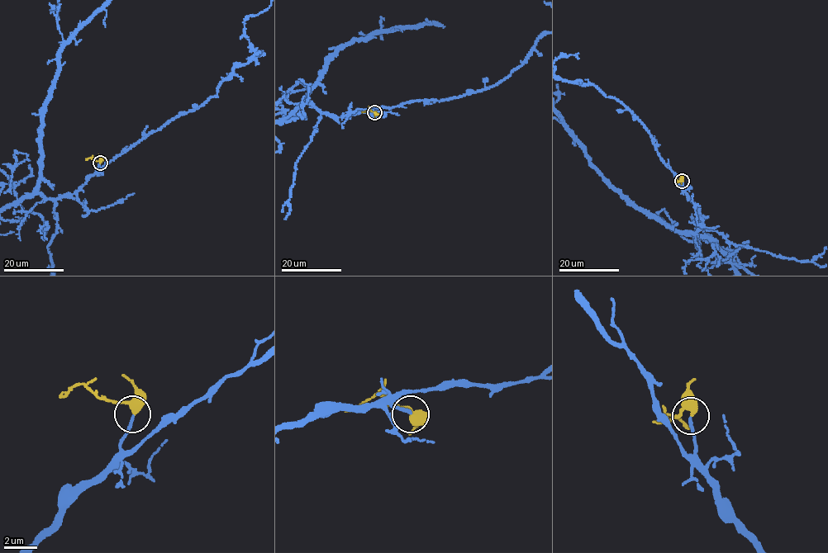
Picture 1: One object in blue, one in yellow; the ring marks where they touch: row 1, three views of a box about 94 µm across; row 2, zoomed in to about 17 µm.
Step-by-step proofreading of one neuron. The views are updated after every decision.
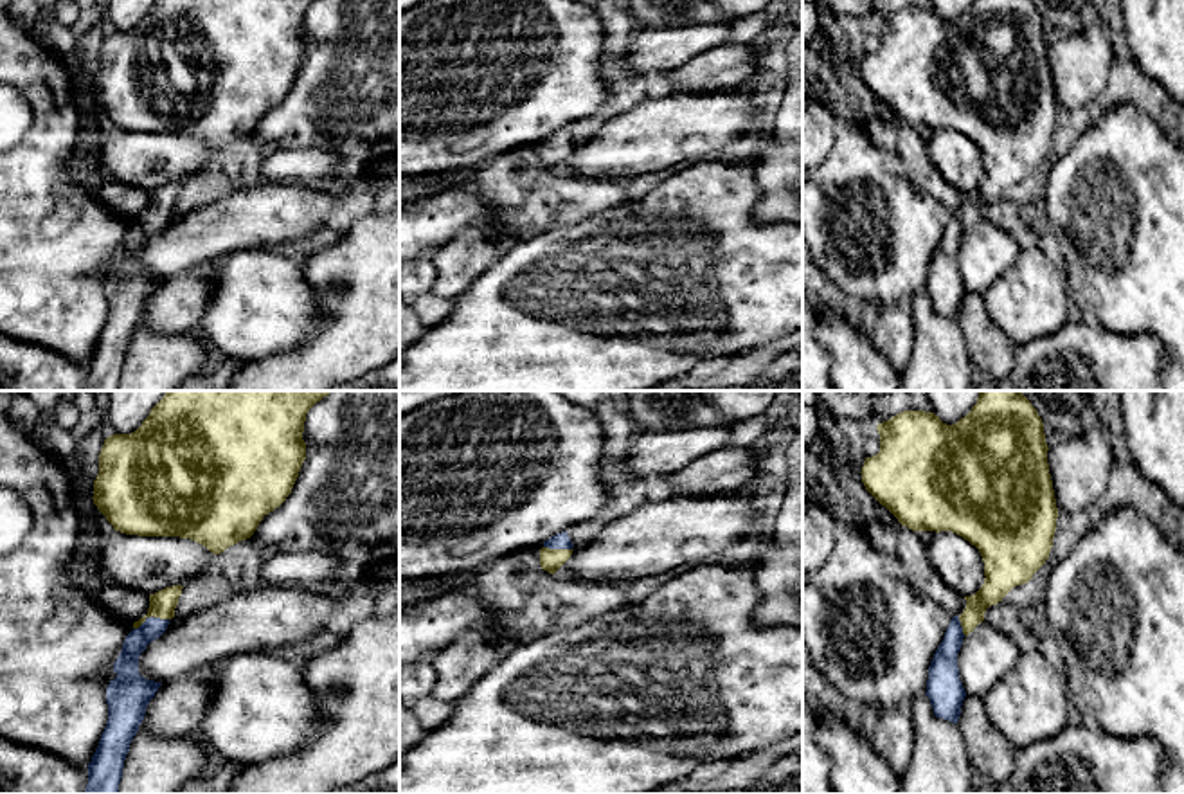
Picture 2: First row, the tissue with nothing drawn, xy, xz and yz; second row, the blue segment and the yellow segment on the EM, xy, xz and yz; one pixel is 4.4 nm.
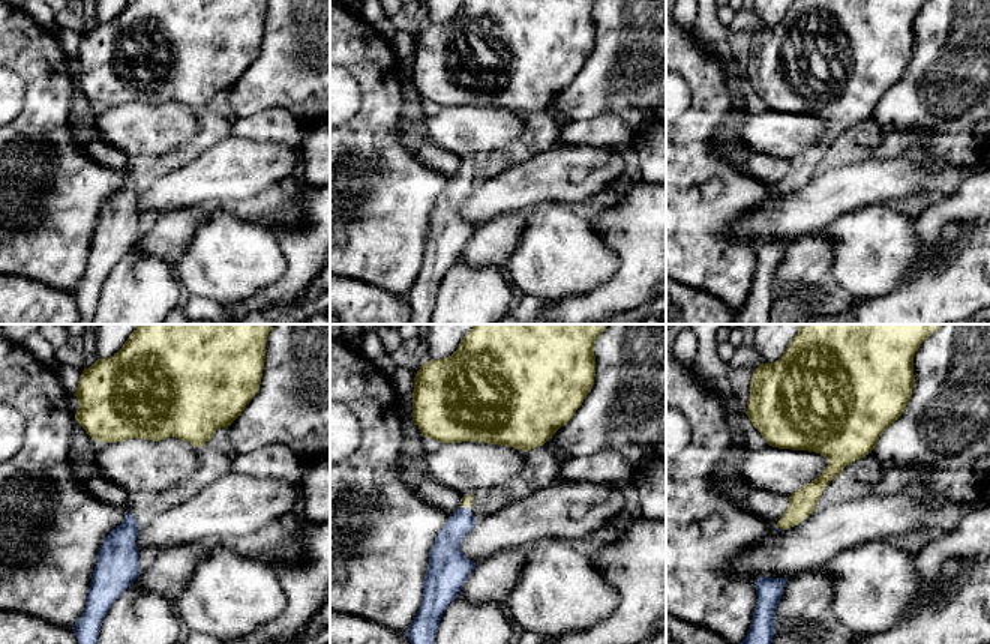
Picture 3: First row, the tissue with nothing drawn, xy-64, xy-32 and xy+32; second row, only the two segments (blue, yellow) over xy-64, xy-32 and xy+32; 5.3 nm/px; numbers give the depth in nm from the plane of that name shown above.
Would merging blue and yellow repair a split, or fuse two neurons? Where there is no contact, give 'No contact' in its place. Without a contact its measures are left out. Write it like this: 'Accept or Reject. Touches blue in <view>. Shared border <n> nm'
Accept. Touches blue in xy. Shared border 170 nm

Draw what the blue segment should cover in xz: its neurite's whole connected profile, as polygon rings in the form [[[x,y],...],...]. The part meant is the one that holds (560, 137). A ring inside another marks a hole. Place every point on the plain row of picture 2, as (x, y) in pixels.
[[[567,128],[558,130],[543,139],[540,146],[540,162],[543,167],[554,171],[572,151],[572,139]]]

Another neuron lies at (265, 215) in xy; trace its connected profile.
[[[257,182],[218,200],[169,216],[166,229],[151,238],[139,254],[139,270],[160,281],[180,275],[198,265],[250,247],[275,248],[308,238],[322,229],[322,218],[344,198],[286,182]]]

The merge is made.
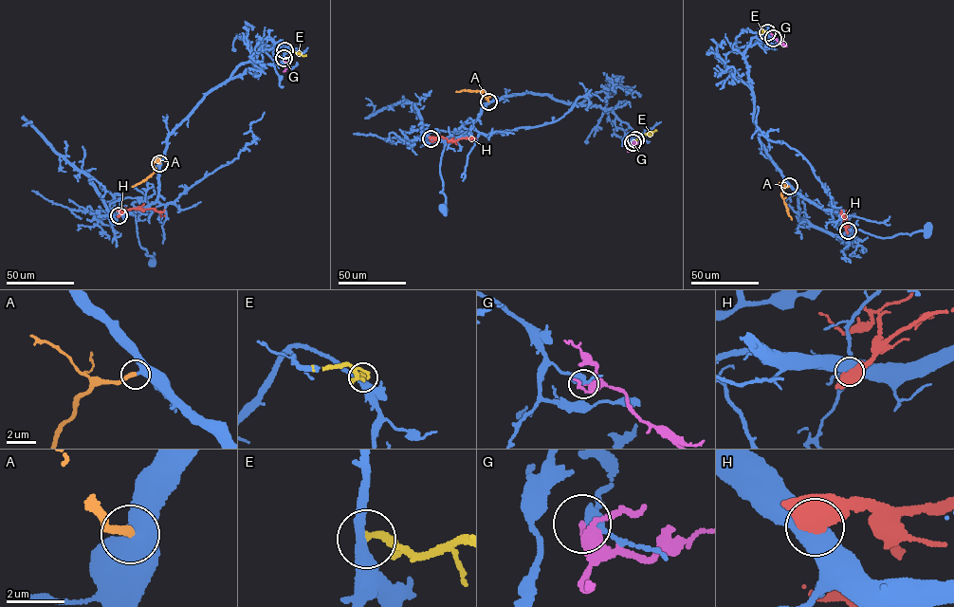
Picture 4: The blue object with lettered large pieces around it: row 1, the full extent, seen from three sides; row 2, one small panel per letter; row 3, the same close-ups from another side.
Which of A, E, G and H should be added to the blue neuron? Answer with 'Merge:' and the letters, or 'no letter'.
Merge: A

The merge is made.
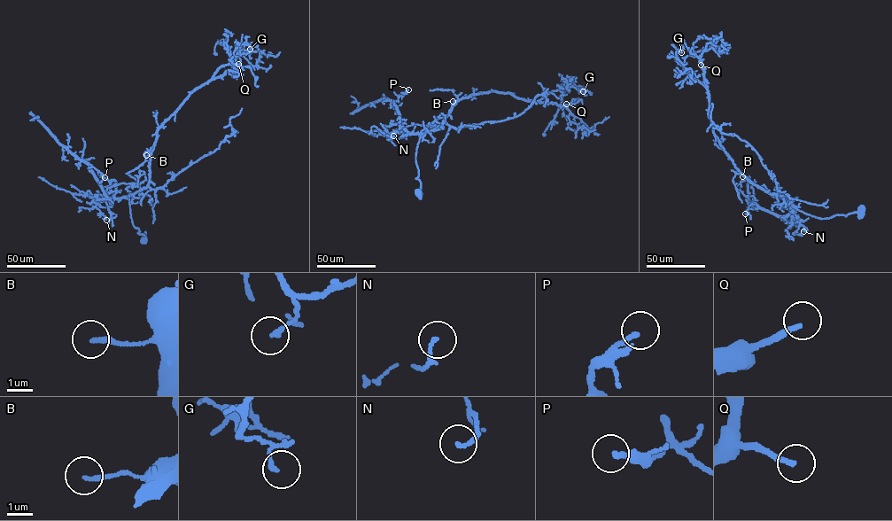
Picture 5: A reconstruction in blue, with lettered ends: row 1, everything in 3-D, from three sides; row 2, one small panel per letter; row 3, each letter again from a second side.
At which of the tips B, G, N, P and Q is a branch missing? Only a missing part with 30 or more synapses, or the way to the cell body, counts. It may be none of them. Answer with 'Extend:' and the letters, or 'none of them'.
Extend: Q

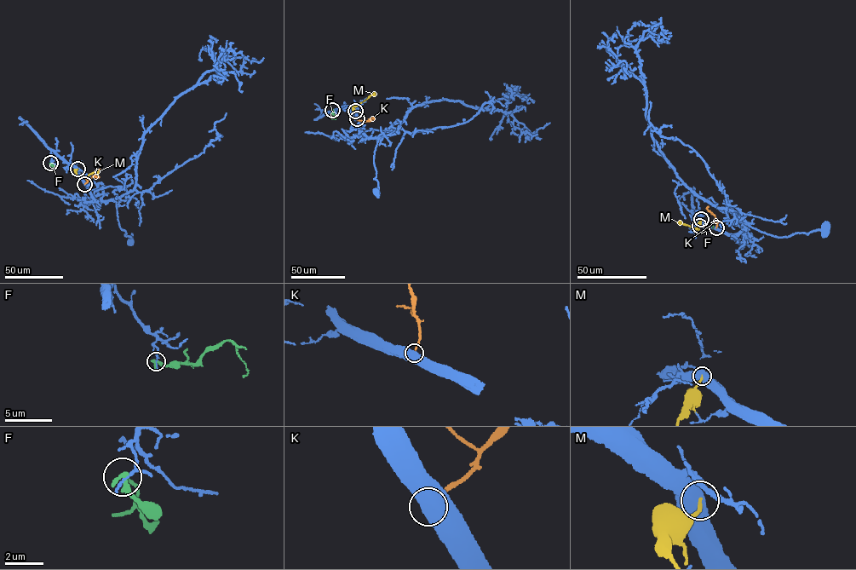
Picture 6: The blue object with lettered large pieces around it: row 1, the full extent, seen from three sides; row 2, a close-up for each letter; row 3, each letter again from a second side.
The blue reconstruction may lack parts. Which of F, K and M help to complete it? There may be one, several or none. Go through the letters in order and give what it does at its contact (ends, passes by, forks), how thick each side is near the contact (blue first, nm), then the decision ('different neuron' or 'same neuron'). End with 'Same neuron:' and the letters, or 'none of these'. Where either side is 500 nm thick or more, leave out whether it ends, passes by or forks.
F: it ends; calibres 110 and 320 nm; different neuron
K: calibres 600 and 130 nm; same neuron
M: calibres 600 and 150 nm; different neuron
Same neuron: K

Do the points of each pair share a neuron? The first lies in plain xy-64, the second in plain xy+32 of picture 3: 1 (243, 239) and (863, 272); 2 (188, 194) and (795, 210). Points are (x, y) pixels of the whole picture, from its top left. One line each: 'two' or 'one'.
1: one
2: one

